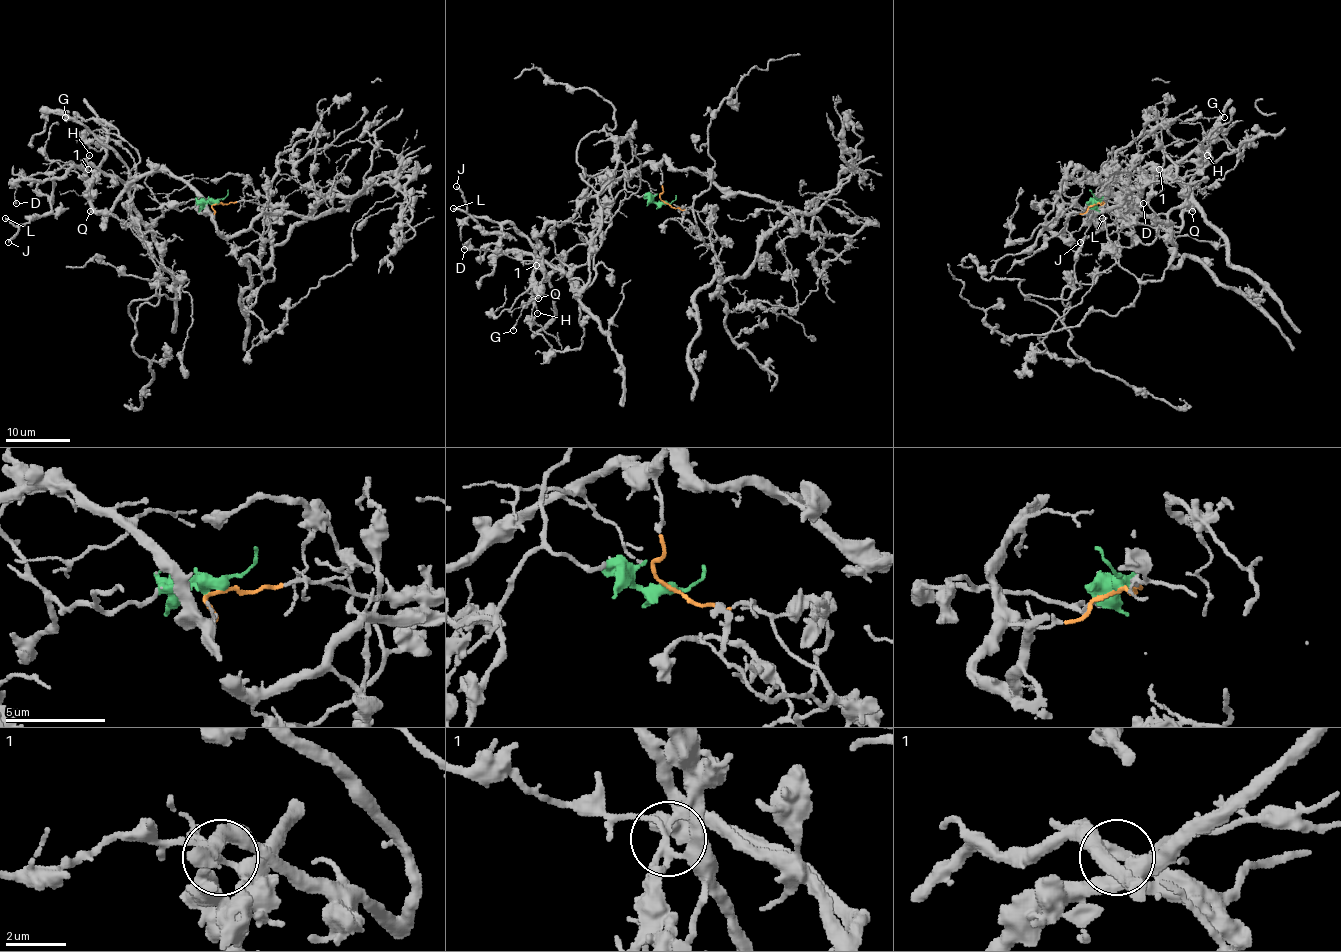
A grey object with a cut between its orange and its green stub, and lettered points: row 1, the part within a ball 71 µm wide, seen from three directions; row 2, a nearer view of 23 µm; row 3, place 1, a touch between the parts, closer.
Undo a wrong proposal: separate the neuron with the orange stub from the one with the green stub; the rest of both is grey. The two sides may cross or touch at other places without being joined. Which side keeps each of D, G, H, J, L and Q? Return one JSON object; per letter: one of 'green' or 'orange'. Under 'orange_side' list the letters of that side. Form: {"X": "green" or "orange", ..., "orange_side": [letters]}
{"D": "orange", "G": "green", "H": "orange", "J": "green", "L": "green", "Q": "orange", "orange_side": ["D", "H", "Q"]}

